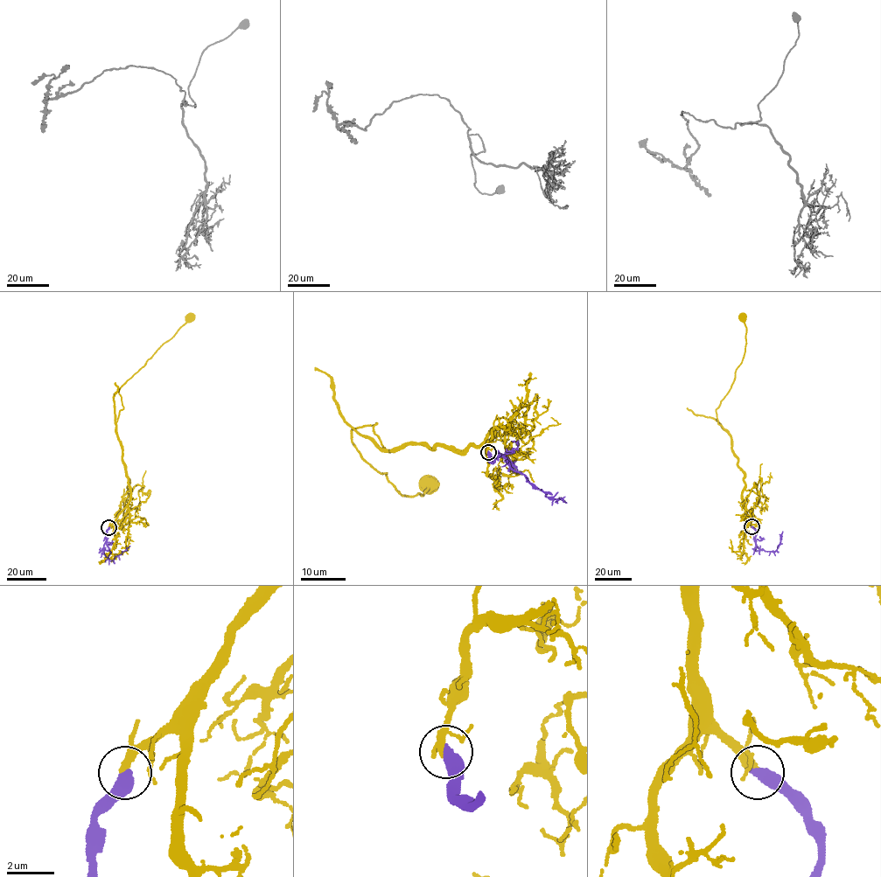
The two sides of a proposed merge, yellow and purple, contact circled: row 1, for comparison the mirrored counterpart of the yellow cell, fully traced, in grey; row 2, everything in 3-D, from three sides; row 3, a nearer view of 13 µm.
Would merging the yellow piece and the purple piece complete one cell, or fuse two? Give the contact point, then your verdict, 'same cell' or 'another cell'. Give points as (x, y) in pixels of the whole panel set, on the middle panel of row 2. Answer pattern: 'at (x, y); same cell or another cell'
at (488, 452); same cell

